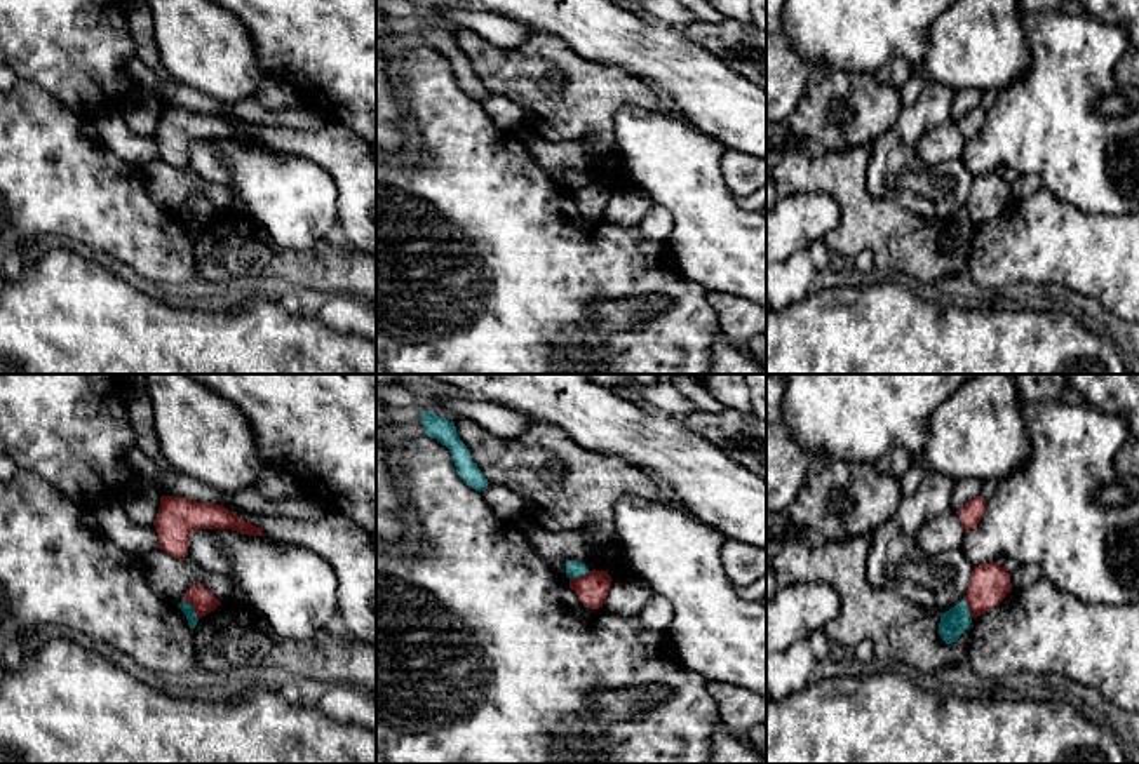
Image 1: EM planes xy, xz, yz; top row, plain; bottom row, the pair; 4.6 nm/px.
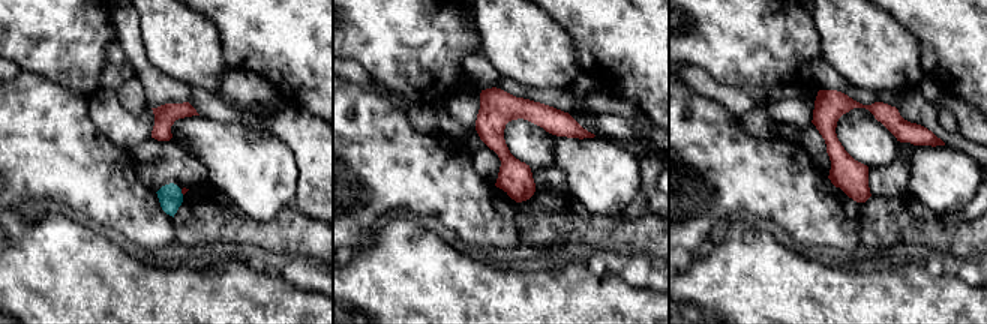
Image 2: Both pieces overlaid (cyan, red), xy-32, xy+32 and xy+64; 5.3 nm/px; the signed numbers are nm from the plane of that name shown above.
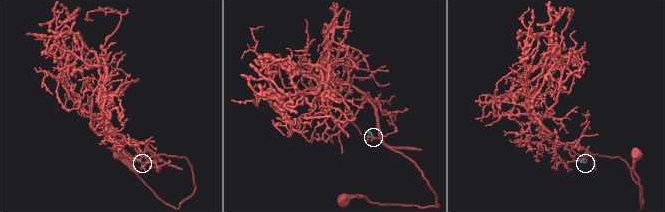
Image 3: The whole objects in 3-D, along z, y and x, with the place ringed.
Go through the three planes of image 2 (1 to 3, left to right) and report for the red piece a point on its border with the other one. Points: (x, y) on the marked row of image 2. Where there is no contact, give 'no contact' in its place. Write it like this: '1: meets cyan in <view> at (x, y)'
1: meets cyan in xy-32 at (180, 192)
2: no contact
3: no contact

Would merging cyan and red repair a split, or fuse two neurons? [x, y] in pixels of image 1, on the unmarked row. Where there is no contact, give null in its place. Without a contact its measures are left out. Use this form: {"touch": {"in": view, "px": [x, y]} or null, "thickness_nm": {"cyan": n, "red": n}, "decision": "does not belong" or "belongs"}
{"touch": {"in": "xy", "px": [192, 218]}, "thickness_nm": {"cyan": 50, "red": 110}, "decision": "does not belong"}

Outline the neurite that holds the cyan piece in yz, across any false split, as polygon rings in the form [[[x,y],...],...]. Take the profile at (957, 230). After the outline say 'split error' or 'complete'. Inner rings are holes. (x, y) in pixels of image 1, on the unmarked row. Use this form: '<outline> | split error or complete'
[[[961,211],[940,225],[939,244],[946,254],[953,254],[970,238],[972,226],[967,211]]] | complete

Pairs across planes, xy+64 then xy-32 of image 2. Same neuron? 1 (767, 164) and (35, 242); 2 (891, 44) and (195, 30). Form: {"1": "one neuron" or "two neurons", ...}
{"1": "two neurons", "2": "one neuron"}

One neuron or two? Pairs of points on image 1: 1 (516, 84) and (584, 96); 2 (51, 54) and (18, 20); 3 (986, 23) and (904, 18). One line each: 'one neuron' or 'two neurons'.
1: one neuron
2: one neuron
3: two neurons

